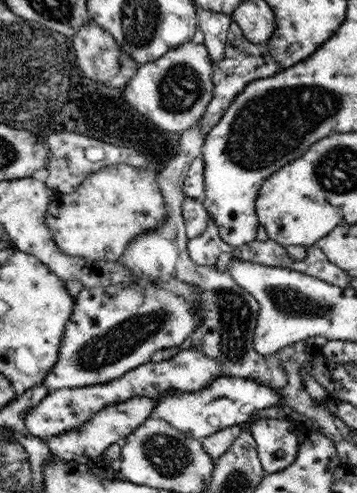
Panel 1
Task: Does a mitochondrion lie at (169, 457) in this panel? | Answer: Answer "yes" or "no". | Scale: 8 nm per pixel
yes

